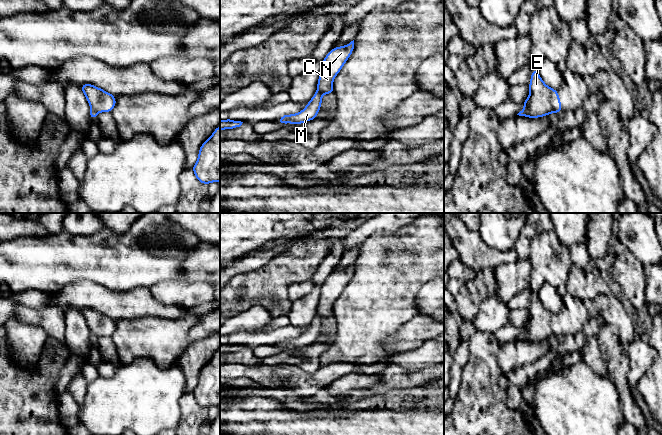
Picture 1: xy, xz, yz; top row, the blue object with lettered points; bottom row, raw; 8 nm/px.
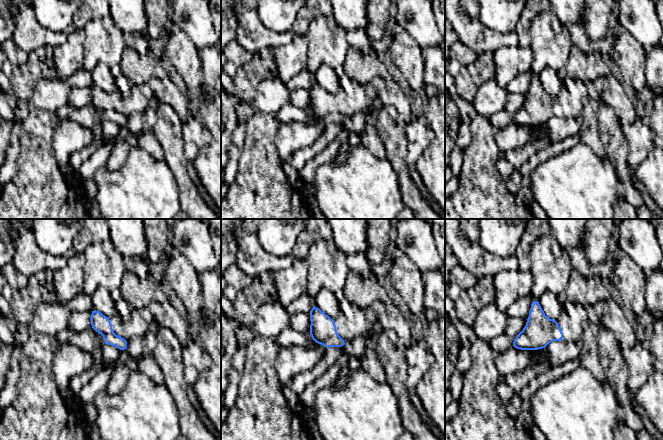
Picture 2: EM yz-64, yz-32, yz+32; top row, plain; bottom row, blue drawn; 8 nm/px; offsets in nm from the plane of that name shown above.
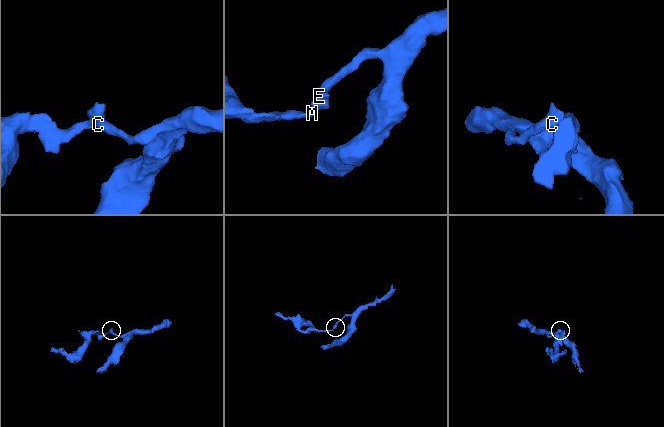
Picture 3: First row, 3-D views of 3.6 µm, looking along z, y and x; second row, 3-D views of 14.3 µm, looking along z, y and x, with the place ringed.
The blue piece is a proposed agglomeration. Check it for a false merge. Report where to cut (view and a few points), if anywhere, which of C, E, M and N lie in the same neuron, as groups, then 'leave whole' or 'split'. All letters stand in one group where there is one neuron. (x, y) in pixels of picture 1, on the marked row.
cut in xy along (91, 107), (98, 112); C E N / M; split

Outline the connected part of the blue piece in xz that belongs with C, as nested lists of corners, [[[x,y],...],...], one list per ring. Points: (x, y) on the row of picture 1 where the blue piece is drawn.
[[[354,40],[345,46],[334,47],[326,55],[321,64],[321,71],[317,83],[317,91],[320,94],[334,93],[333,80],[351,56],[353,49]]]

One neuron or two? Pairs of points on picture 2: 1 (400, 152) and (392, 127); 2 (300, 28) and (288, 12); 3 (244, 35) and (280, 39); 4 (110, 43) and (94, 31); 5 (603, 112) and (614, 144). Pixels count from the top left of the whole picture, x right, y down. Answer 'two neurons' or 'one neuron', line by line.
1: one neuron
2: two neurons
3: one neuron
4: one neuron
5: one neuron

